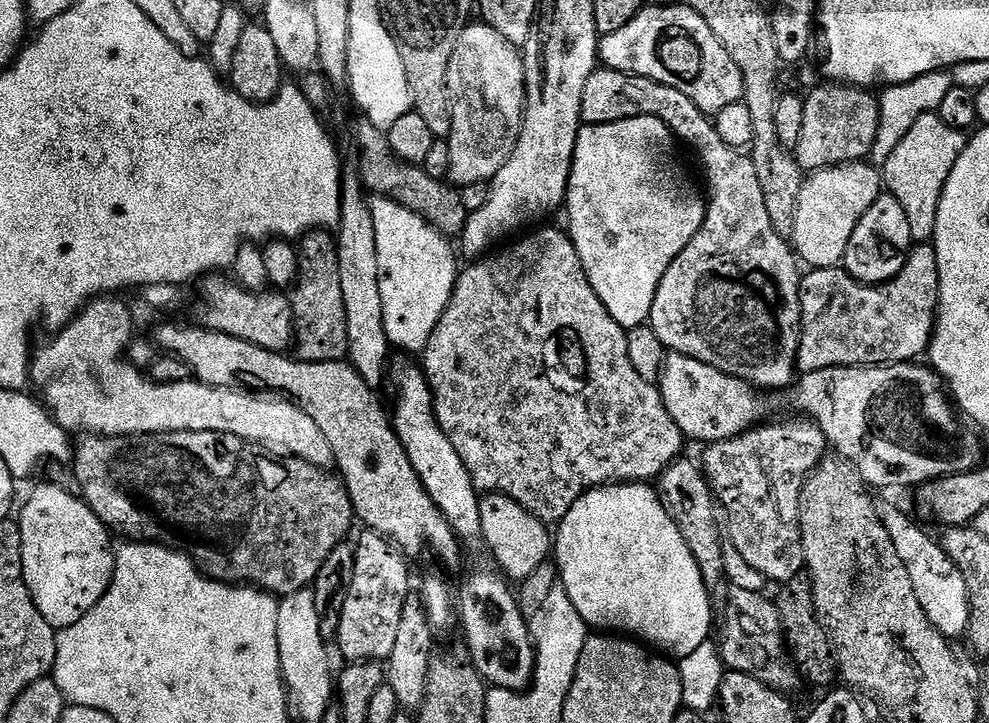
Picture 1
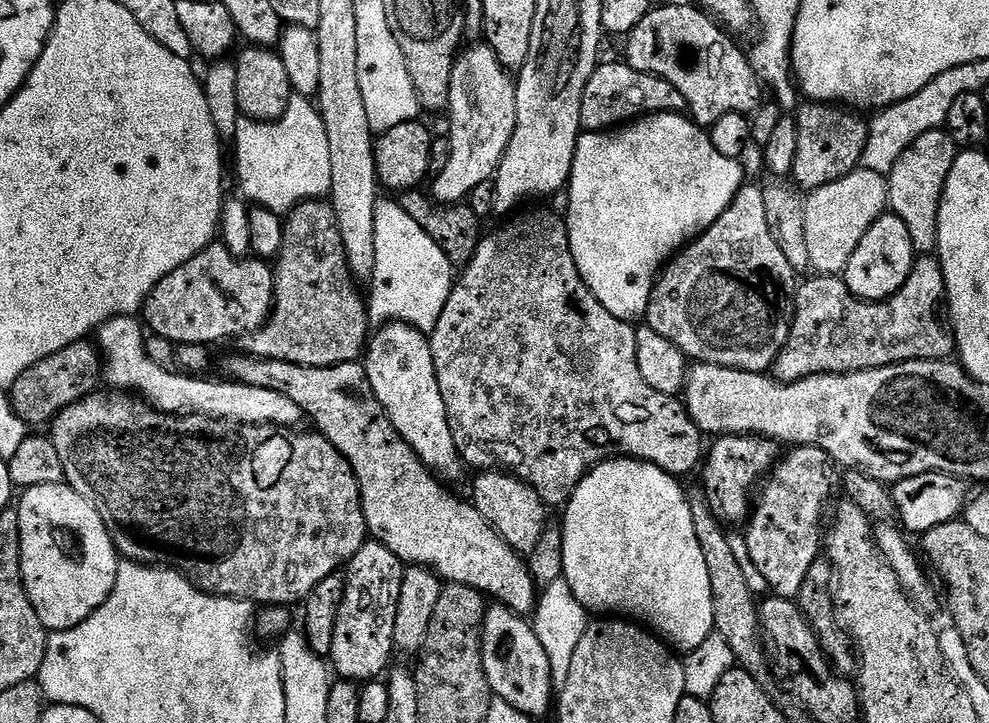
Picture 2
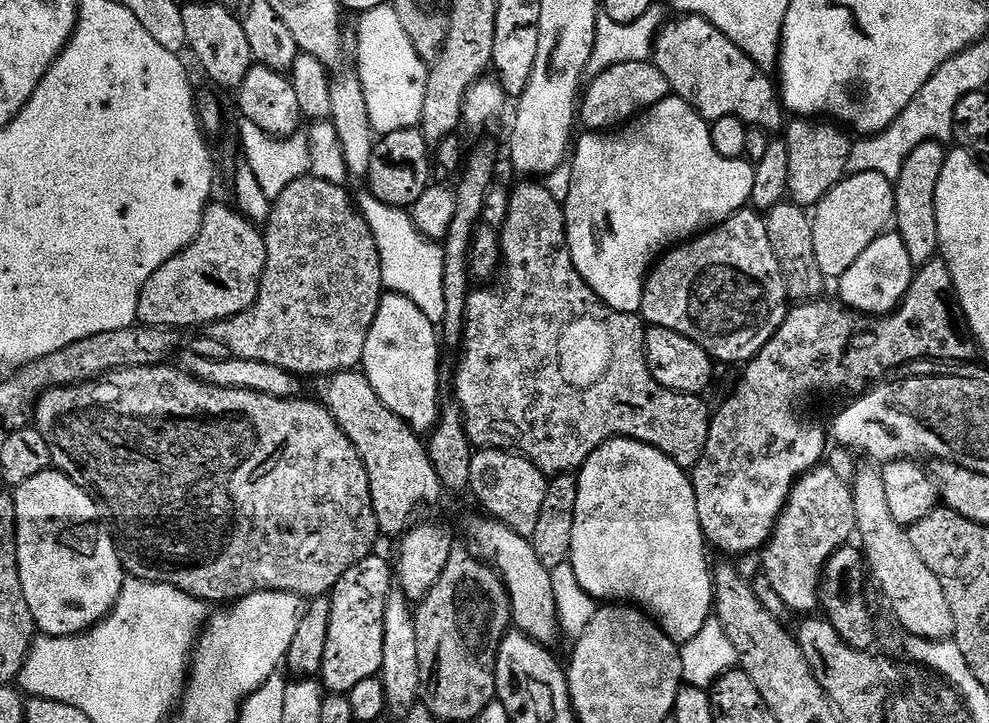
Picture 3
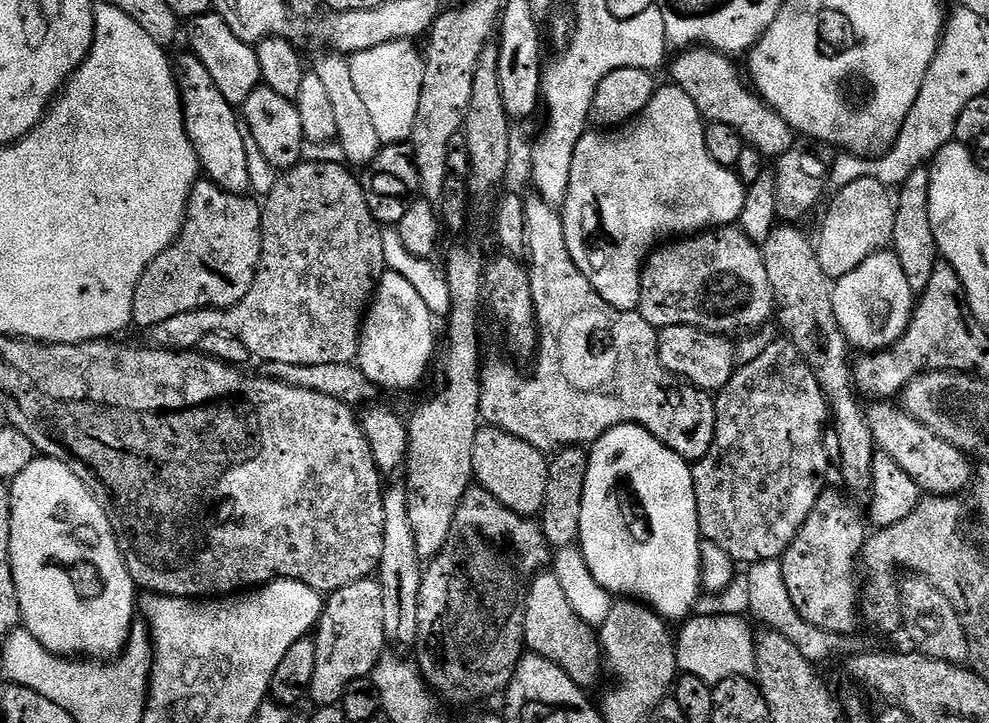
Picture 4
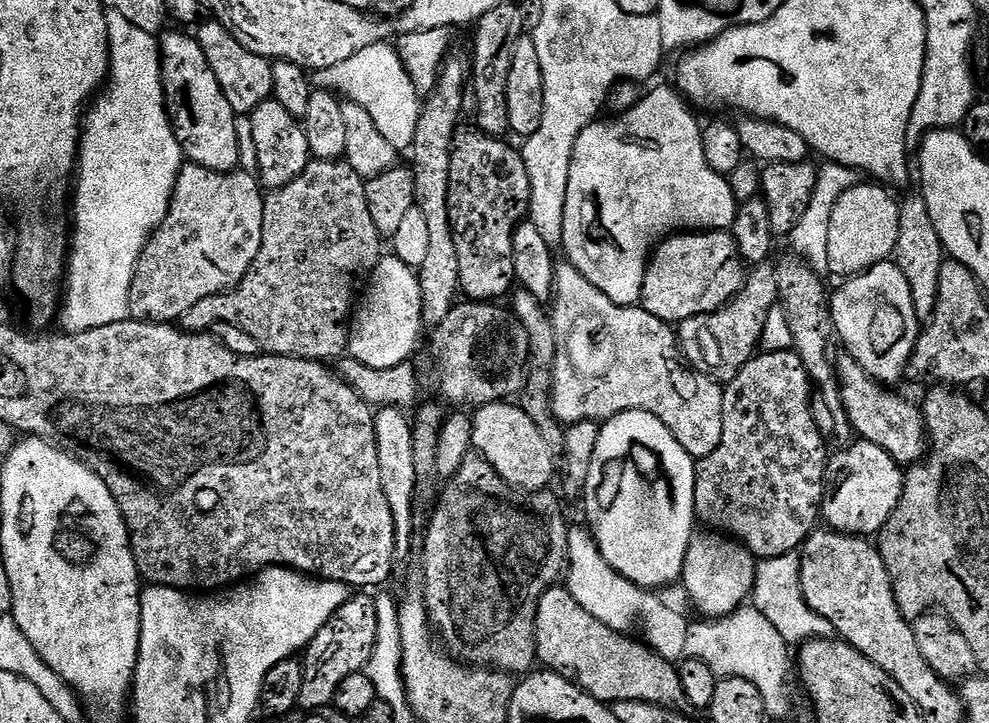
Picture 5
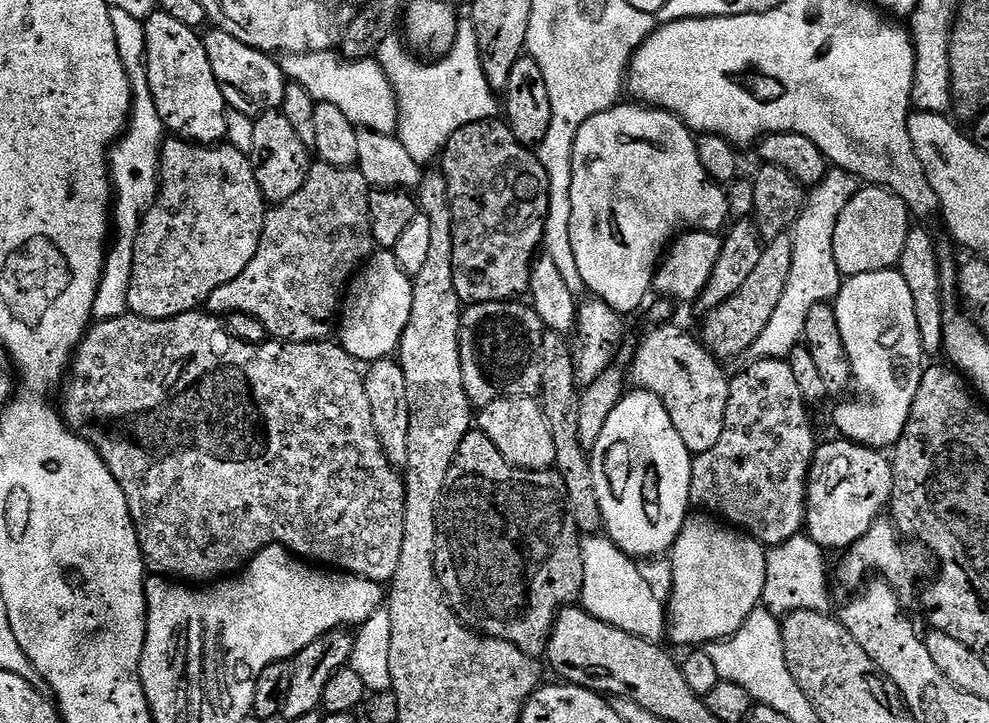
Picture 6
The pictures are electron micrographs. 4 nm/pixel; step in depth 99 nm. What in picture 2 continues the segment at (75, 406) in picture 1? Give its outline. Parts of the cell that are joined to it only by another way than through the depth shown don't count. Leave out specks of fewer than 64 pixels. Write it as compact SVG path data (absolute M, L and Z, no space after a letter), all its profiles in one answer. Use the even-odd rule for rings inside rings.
M115 316L112 320L107 320L104 325L98 330L98 347L100 355L102 357L102 380L106 385L109 384L109 389L125 394L135 394L139 399L149 403L158 412L166 412L169 414L175 414L177 416L212 416L215 420L233 420L236 424L271 424L273 426L279 426L282 428L290 428L299 425L299 420L305 419L305 414L297 404L290 402L290 398L286 398L286 394L282 394L278 390L266 390L262 386L250 386L249 384L242 384L239 382L233 382L231 379L223 378L224 380L208 380L212 378L201 378L198 376L189 376L187 374L181 374L179 371L171 372L170 370L162 370L162 366L157 366L148 353L148 345L146 343L146 328L143 323L136 316Z

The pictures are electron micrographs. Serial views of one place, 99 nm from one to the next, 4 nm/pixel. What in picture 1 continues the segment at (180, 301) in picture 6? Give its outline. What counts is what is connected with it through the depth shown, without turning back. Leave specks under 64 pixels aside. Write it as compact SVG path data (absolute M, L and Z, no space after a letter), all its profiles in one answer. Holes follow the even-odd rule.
M209 274L199 285L200 296L204 299L203 327L211 332L230 334L239 340L249 340L254 346L262 346L271 352L287 353L293 347L296 335L291 299L276 290L263 294L249 292L241 288L235 279L227 278L224 274Z

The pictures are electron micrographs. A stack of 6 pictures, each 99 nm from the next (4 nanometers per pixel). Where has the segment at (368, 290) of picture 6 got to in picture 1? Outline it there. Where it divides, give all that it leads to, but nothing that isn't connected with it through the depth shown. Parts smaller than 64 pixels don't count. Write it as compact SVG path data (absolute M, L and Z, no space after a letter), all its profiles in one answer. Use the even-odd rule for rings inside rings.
M412 364L402 365L396 372L396 384L400 387L400 397L396 400L394 427L400 439L400 445L403 446L410 458L410 466L414 466L414 470L420 475L420 481L426 494L430 494L434 506L438 506L438 510L446 518L446 522L450 522L450 526L456 531L461 541L465 545L472 544L475 540L477 543L482 537L482 518L480 517L482 496L476 491L472 475L466 470L466 462L462 462L462 458L458 458L458 450L454 450L454 445L450 443L450 438L446 438L442 426L438 426L436 407L432 401L432 388L428 384L423 367L416 365L415 368Z

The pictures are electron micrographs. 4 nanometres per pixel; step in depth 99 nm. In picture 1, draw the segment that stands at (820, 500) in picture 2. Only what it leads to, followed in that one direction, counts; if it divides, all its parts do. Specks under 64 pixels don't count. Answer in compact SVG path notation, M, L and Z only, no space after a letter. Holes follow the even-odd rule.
M799 418L800 420L784 420L781 424L768 424L749 428L743 432L741 436L735 436L733 440L719 440L717 444L709 444L703 449L704 460L702 459L702 471L708 478L709 484L712 485L712 495L716 497L718 504L725 507L730 512L730 526L728 527L726 536L729 541L732 541L734 546L738 548L739 553L746 558L750 565L758 570L759 574L765 576L768 582L776 583L776 586L782 586L790 578L801 575L805 571L804 566L804 551L802 550L802 534L800 533L800 492L804 488L804 482L824 459L829 451L830 445L828 439L822 434L822 430L816 423L807 419Z

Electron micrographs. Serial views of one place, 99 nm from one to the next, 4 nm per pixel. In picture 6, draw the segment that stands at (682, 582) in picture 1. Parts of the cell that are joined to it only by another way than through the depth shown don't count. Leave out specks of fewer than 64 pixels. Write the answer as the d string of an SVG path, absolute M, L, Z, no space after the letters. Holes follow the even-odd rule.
M632 390L614 406L598 442L590 450L594 494L598 494L598 506L604 519L603 531L627 556L633 558L657 558L675 544L685 520L690 515L690 478L693 453L682 442L666 406L652 392Z

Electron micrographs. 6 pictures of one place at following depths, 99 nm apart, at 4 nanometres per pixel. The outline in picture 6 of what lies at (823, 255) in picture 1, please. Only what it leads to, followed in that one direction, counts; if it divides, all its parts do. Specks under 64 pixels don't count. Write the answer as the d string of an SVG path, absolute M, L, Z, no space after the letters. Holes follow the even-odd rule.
M861 187L860 192L854 194L854 198L850 198L846 210L842 210L842 218L838 218L838 226L834 226L834 262L838 266L841 277L895 269L902 258L902 250L906 250L906 238L910 231L908 220L910 221L910 213L902 198L898 198L886 188Z

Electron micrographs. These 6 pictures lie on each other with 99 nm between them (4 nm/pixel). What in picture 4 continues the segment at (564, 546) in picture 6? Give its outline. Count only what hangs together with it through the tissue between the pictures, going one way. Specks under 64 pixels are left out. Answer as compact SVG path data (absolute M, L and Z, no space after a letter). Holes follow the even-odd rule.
M473 486L466 490L466 494L454 514L454 522L446 546L442 546L442 550L433 560L427 561L422 572L420 601L418 602L418 634L420 639L418 641L419 647L415 651L417 650L416 656L420 659L418 671L424 677L429 689L435 690L437 693L440 691L446 699L453 700L456 704L464 704L467 700L480 700L483 696L492 696L495 692L503 693L507 689L508 684L514 678L516 667L520 665L520 661L526 655L524 646L524 603L528 601L528 585L547 569L544 568L547 564L549 567L553 556L553 549L549 548L544 537L544 531L535 519L519 516L514 510L502 506L502 502L498 502L498 498L494 498L494 494L490 494L485 488Z

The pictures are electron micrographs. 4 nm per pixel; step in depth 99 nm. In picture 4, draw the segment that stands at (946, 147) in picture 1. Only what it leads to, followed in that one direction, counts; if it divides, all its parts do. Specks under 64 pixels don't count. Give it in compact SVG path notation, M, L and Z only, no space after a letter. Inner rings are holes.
M927 167L914 170L906 182L899 185L896 201L896 217L894 218L894 234L890 245L891 251L895 252L903 272L906 274L906 282L910 282L910 290L913 294L919 294L926 290L930 282L930 274L934 274L934 266L938 263L940 248L934 242L934 229L930 227L930 171Z

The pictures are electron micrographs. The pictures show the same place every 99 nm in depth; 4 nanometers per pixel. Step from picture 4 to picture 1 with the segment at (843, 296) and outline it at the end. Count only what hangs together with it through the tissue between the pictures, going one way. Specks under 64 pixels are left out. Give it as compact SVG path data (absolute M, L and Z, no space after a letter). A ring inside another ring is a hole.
M881 194L862 214L862 222L854 226L854 234L850 234L850 246L846 246L846 254L842 261L842 267L862 284L884 284L890 278L906 266L908 254L914 247L914 241L910 234L910 221L902 206L892 196Z

